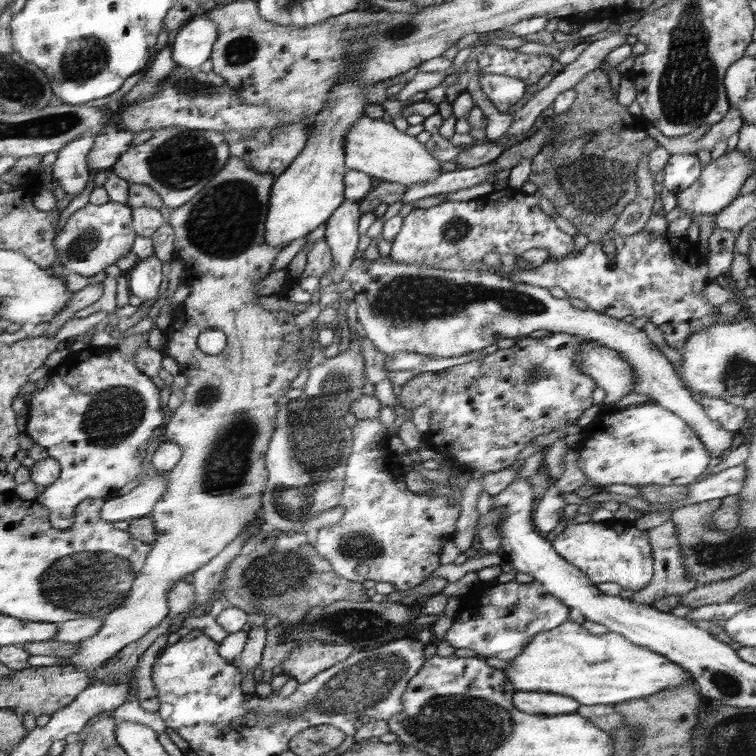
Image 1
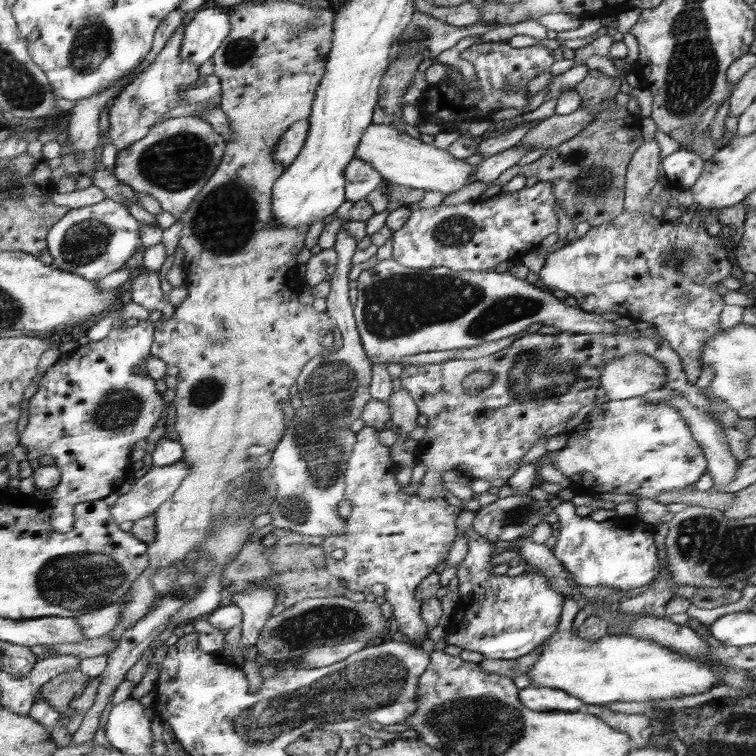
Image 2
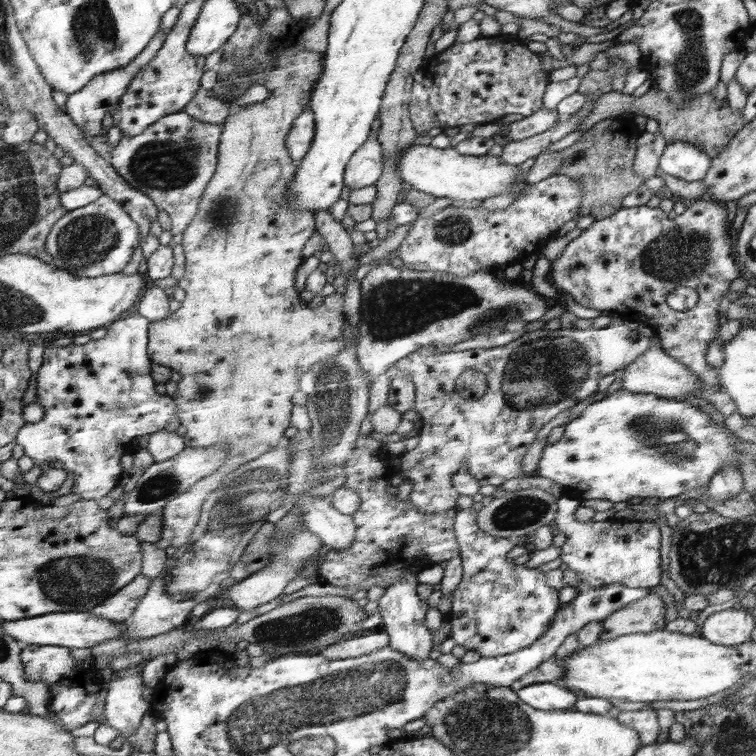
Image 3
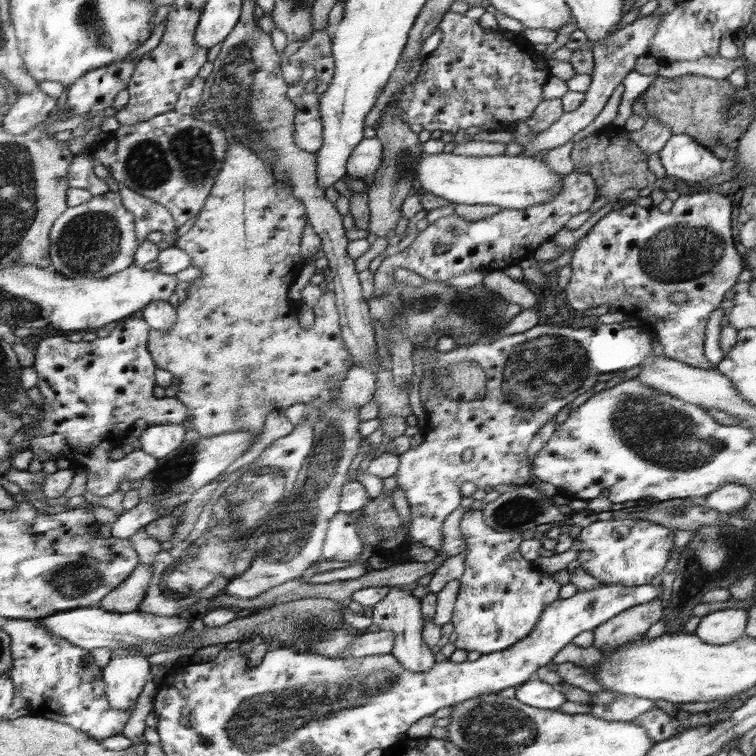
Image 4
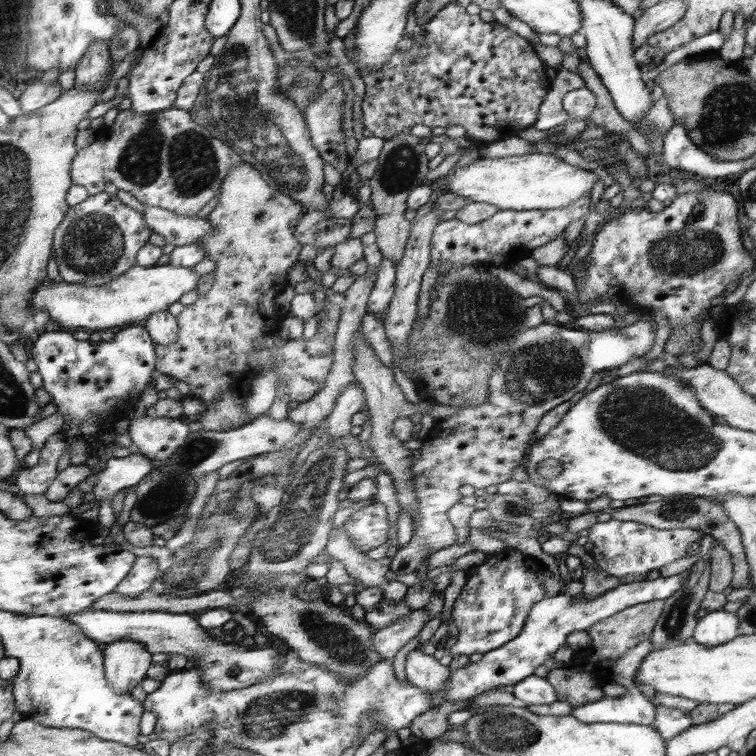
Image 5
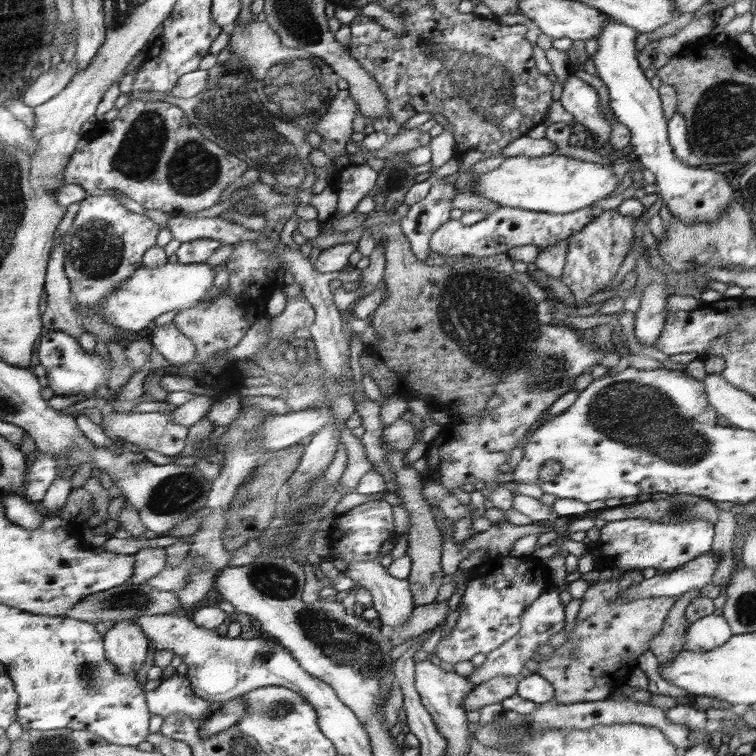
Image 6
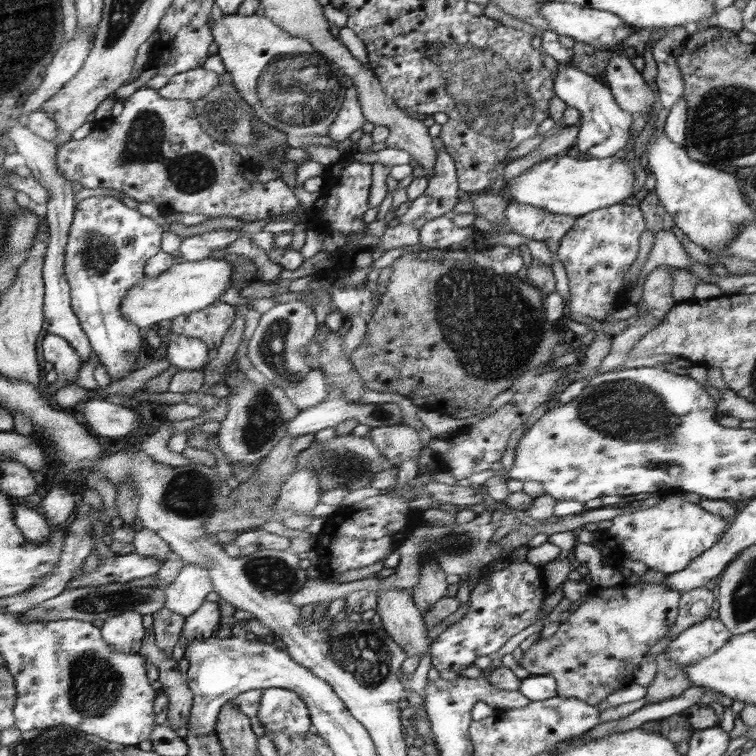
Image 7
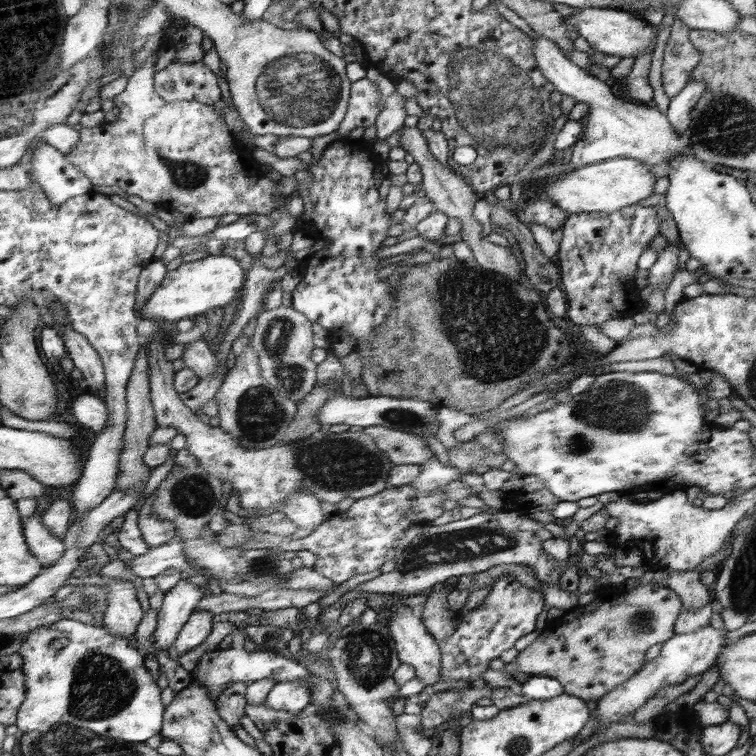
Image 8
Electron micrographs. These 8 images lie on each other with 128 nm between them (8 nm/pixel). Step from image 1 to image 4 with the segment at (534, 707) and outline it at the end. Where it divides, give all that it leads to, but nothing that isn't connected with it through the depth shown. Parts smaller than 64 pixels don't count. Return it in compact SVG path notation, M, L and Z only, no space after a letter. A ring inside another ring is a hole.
M536 677L516 688L515 698L520 703L527 703L528 706L535 706L537 709L557 711L567 701L562 692L554 690L554 686Z

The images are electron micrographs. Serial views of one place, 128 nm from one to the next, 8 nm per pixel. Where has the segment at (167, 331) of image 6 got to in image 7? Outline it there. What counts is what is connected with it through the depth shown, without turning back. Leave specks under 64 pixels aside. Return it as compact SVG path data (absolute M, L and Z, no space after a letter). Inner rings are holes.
M172 335L172 339L166 344L166 358L172 366L178 370L203 370L208 364L208 346L199 338L186 335Z

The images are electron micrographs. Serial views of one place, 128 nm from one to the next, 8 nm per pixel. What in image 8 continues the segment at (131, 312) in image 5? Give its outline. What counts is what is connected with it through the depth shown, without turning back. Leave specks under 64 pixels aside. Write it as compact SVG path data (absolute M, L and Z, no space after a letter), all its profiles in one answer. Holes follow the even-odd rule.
M208 255L200 260L184 261L176 270L170 270L160 287L146 299L146 305L140 307L142 318L154 320L162 318L177 322L182 318L194 318L212 312L218 306L232 302L242 288L244 270L238 260L229 255Z

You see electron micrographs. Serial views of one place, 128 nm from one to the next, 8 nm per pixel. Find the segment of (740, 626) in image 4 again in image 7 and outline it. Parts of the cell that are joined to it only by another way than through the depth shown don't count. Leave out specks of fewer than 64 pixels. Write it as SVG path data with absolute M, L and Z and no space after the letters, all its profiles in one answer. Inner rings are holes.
M706 618L703 622L690 626L680 632L664 650L667 658L674 660L683 668L708 658L725 646L733 635L718 619Z

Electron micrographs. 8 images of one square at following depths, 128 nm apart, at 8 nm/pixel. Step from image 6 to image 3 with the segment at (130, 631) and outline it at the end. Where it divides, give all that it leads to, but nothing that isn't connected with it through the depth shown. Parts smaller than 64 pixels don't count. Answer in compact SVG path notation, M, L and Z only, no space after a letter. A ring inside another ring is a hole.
M136 667L121 670L120 678L110 682L104 714L108 726L118 730L118 742L131 738L141 726L142 717L149 711L149 701L142 698L145 687Z

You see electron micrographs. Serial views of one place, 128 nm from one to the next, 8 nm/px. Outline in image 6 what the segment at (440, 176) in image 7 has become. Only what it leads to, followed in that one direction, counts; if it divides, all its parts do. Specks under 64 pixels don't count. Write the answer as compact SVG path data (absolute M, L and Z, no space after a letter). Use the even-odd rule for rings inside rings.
M444 179L435 180L426 199L412 204L408 214L400 222L400 229L420 262L428 260L432 234L451 220L451 201L459 191L454 184L447 184Z

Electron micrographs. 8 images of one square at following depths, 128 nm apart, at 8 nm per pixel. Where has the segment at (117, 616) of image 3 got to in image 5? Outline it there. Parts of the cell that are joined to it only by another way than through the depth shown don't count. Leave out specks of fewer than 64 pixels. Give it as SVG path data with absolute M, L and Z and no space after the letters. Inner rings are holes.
M137 557L130 576L118 586L115 592L120 592L128 598L136 598L150 589L154 580L161 575L156 558Z

